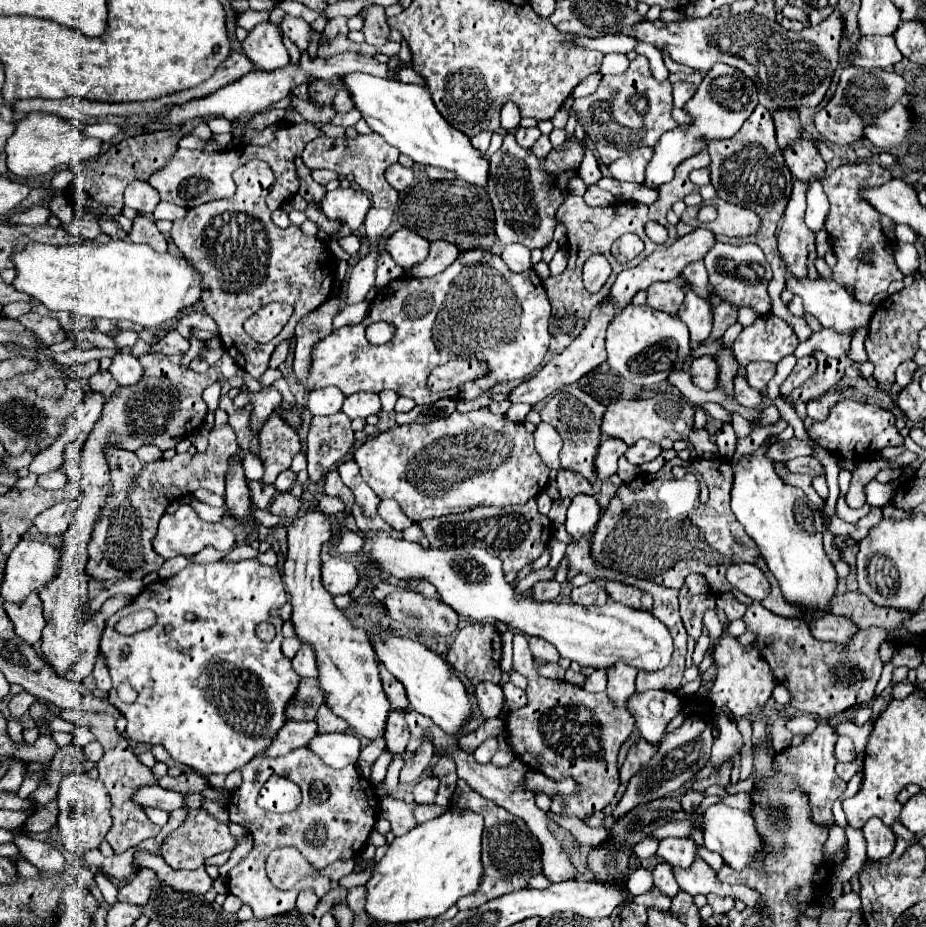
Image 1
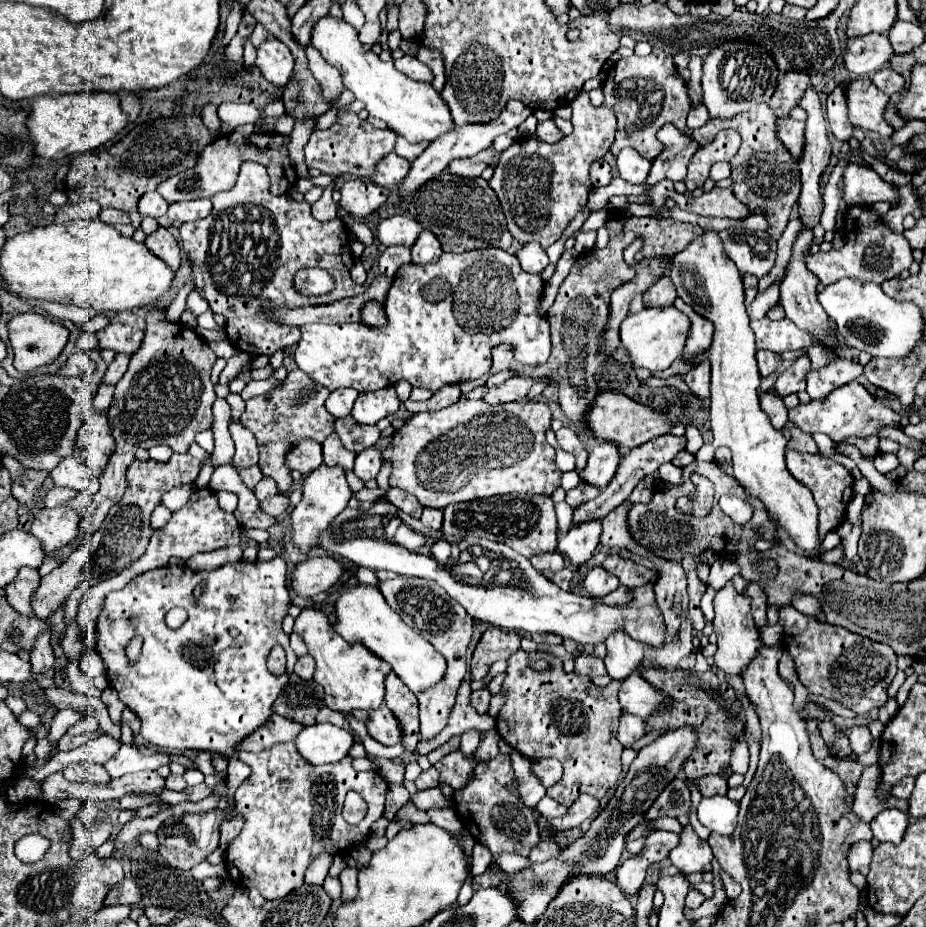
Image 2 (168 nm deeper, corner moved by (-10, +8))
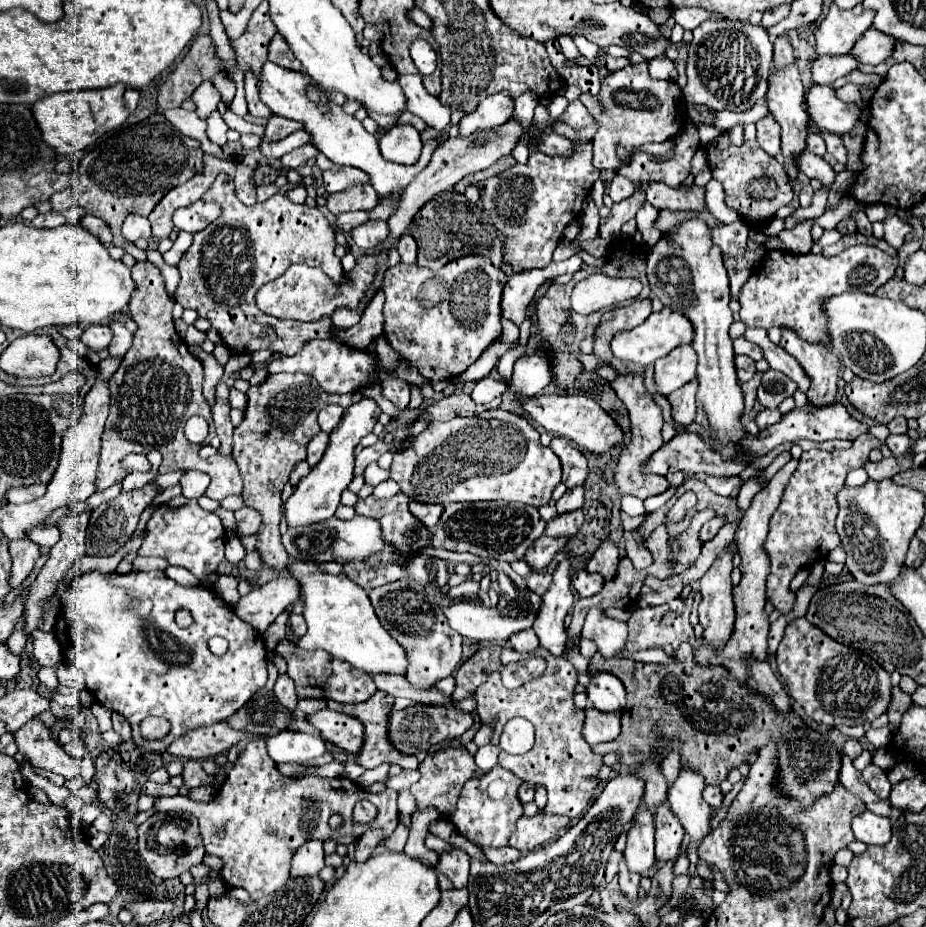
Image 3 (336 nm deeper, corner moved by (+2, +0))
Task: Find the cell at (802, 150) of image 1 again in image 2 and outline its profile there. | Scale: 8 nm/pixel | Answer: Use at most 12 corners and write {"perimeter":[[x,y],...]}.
{"perimeter":[[776,120],[776,136],[798,160],[804,150],[804,122]]}

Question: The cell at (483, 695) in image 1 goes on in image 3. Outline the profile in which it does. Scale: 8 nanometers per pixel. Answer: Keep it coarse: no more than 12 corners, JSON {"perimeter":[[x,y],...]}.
{"perimeter":[[442,706],[392,712],[390,740],[418,754],[472,728],[472,714]]}

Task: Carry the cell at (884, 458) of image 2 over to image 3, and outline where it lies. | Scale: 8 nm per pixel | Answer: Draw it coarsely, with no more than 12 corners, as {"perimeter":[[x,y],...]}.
{"perimeter":[[856,468],[846,476],[844,488],[858,488],[868,482],[868,474]]}

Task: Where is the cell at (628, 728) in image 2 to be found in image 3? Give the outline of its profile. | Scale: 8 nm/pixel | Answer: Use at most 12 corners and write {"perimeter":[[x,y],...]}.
{"perimeter":[[586,710],[584,740],[590,746],[620,736],[620,712]]}

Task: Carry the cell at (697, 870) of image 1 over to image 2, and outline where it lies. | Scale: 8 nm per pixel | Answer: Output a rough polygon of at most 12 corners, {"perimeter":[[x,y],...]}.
{"perimeter":[[692,826],[668,858],[682,874],[710,870],[714,856]]}

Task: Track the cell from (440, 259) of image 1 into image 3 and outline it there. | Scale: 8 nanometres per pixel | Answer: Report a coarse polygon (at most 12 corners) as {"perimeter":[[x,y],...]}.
{"perimeter":[[410,234],[398,242],[402,264],[416,264],[416,242]]}

